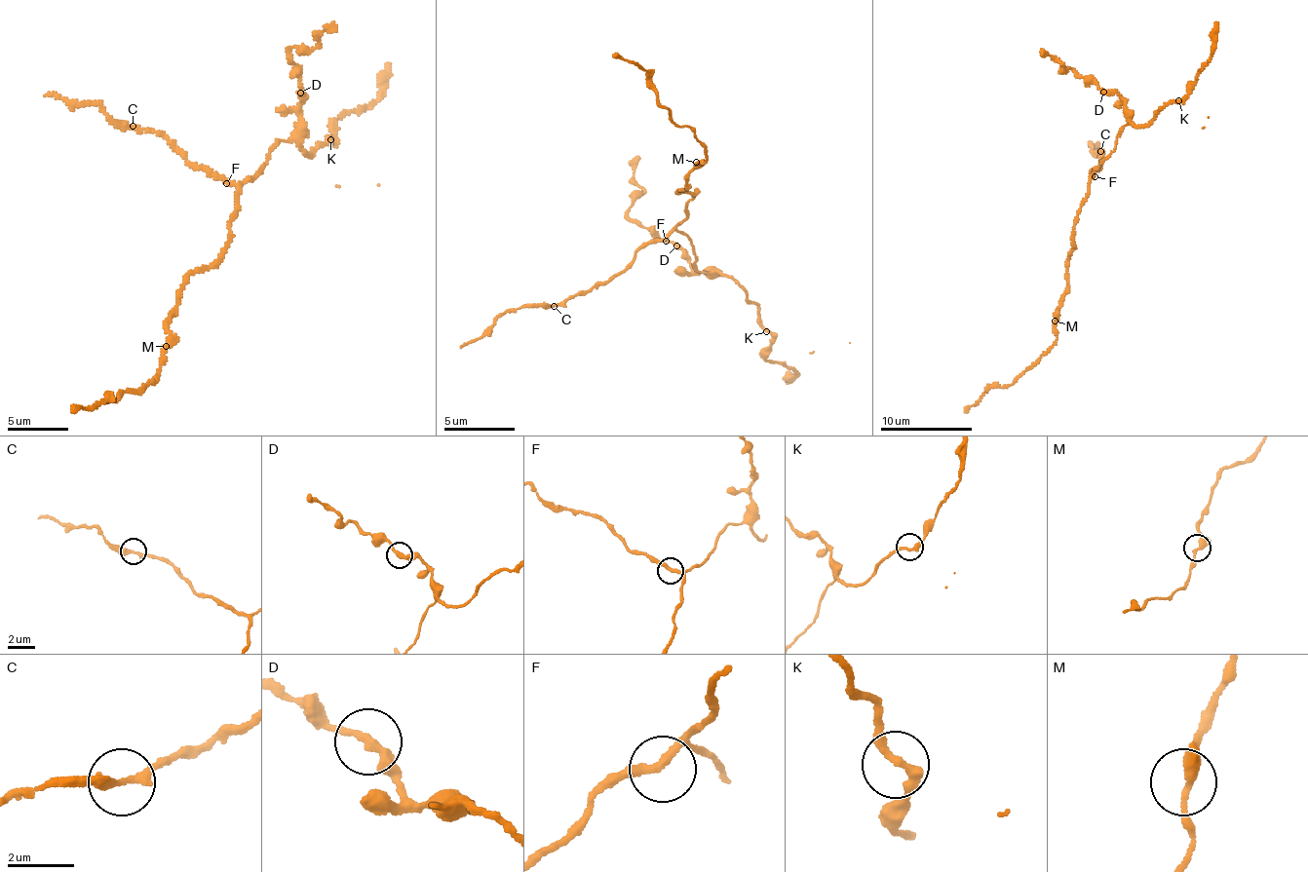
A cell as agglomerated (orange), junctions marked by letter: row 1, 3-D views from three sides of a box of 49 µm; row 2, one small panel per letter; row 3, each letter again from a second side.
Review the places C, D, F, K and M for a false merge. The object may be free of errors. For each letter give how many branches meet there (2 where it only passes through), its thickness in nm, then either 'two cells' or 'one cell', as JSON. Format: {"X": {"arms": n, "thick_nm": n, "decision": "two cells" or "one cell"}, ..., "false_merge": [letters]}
{"C": {"arms": 2, "thick_nm": 280, "decision": "one cell"}, "D": {"arms": 2, "thick_nm": 280, "decision": "one cell"}, "F": {"arms": 2, "thick_nm": 260, "decision": "one cell"}, "K": {"arms": 2, "thick_nm": 260, "decision": "one cell"}, "M": {"arms": 2, "thick_nm": 300, "decision": "one cell"}, "false_merge": []}

